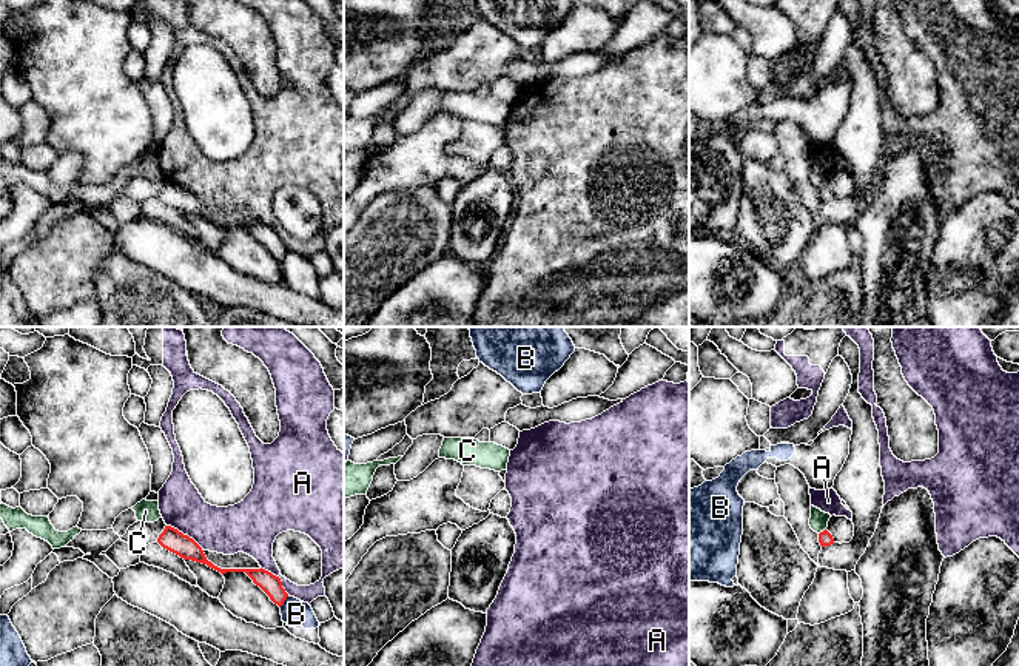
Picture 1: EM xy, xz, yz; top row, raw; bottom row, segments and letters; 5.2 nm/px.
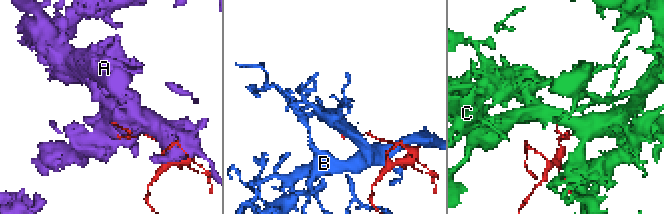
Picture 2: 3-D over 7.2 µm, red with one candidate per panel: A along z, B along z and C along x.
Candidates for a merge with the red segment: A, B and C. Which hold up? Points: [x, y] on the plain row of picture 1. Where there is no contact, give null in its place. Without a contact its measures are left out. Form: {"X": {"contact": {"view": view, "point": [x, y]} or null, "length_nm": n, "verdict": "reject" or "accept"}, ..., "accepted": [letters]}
{"A": {"contact": {"view": "xy", "point": [185, 190]}, "length_nm": 220, "verdict": "reject"}, "B": {"contact": {"view": "xy", "point": [284, 255]}, "length_nm": 80, "verdict": "reject"}, "C": {"contact": {"view": "yz", "point": [823, 185]}, "length_nm": 50, "verdict": "reject"}, "accepted": []}

